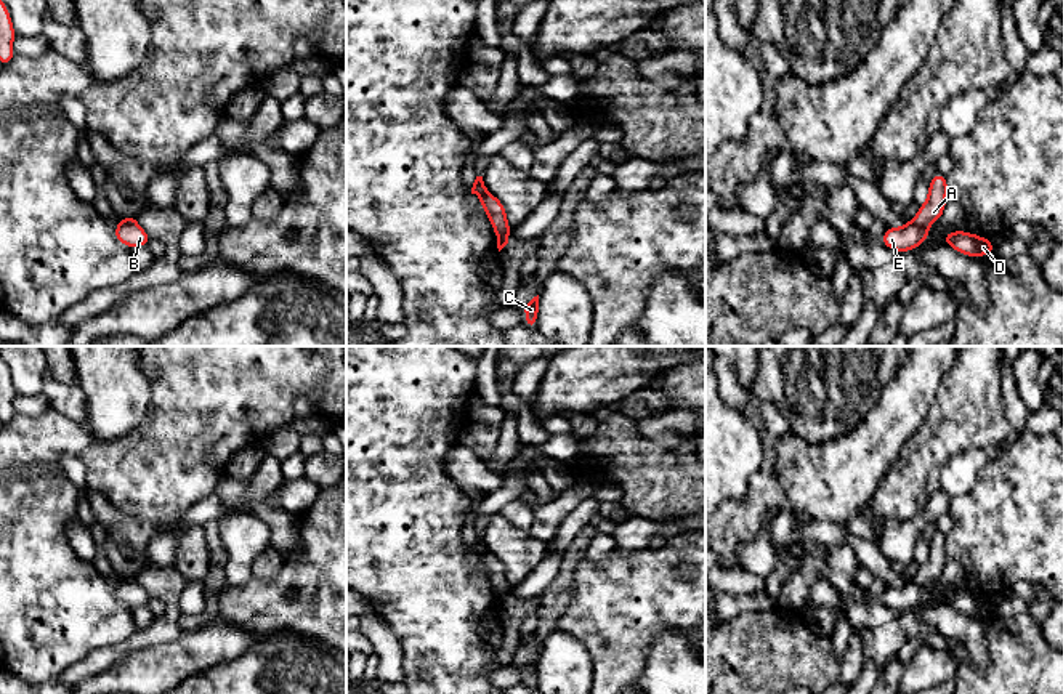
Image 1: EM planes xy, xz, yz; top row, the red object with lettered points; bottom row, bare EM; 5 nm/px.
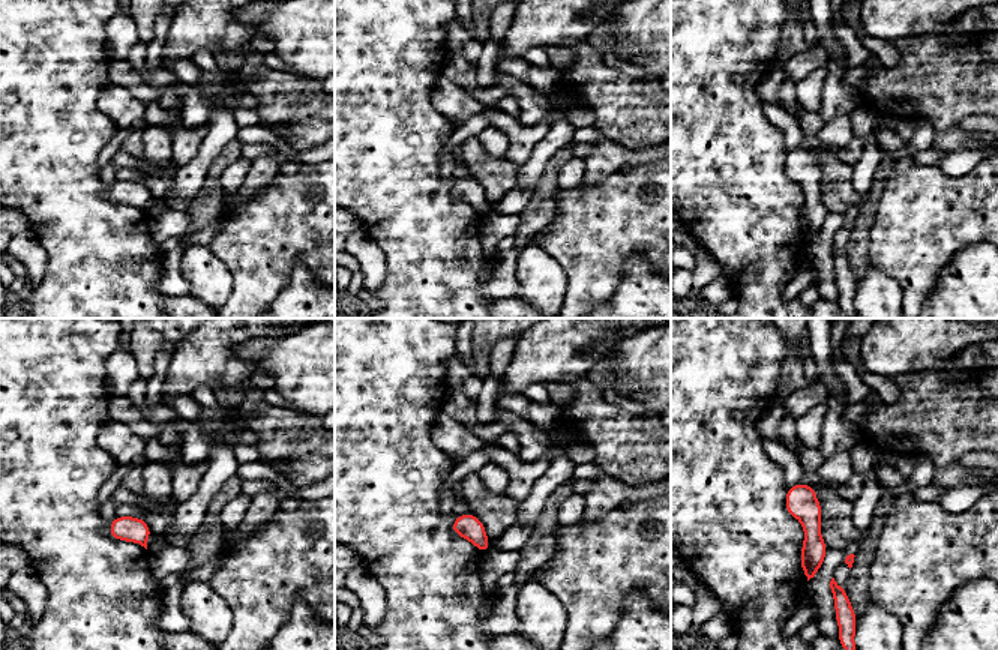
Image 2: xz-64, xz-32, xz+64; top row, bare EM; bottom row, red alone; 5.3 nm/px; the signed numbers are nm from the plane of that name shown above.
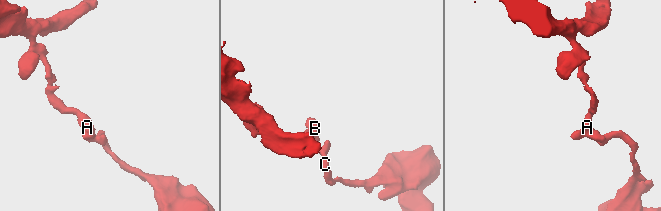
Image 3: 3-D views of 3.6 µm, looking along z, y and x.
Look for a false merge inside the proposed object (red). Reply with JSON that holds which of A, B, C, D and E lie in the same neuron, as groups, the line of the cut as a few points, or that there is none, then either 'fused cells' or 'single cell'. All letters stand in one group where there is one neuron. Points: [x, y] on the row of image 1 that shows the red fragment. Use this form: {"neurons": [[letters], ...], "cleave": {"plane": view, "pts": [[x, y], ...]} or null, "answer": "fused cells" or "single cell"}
{"neurons": [["A"], ["B", "C", "D", "E"]], "cleave": {"plane": "xz", "pts": [[496, 233], [509, 236]]}, "answer": "fused cells"}

